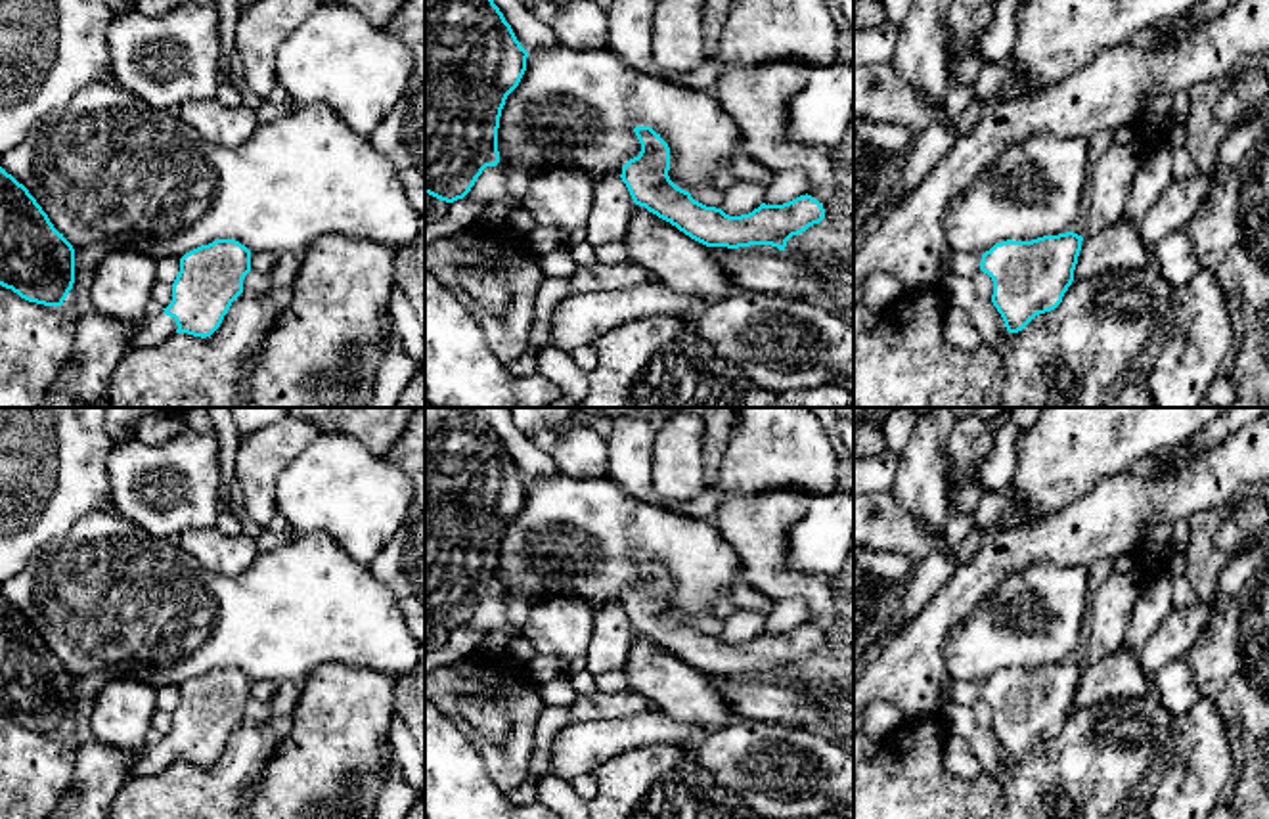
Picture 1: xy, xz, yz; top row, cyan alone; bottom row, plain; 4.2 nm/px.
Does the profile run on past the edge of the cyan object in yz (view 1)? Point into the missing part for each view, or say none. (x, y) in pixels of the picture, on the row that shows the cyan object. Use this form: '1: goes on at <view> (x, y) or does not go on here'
1: does not go on here

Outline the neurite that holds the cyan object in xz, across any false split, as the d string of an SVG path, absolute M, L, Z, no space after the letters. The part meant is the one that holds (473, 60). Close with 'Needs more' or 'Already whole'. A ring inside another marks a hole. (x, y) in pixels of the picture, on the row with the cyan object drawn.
M425 0L425 193L463 199L486 166L500 163L498 128L528 52L494 0Z. Already whole

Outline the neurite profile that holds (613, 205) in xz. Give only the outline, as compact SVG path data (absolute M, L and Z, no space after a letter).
M605 176L593 182L593 207L586 224L586 241L597 249L612 241L624 241L635 203L620 176Z

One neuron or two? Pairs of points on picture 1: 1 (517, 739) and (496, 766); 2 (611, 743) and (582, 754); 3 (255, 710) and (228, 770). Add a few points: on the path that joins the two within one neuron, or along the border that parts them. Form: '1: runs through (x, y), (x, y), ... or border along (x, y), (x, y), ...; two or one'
1: runs through (517, 747), (504, 760); one
2: runs through (603, 743), (590, 747); one
3: border along (244, 718), (255, 724), (270, 724); two

